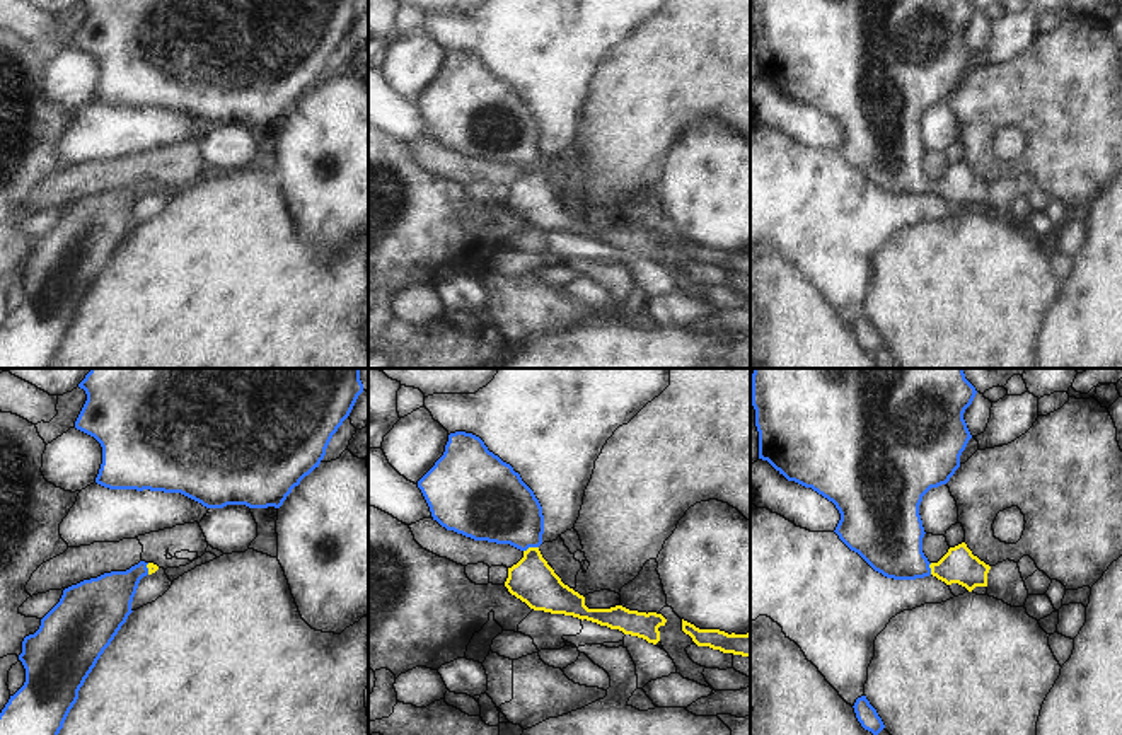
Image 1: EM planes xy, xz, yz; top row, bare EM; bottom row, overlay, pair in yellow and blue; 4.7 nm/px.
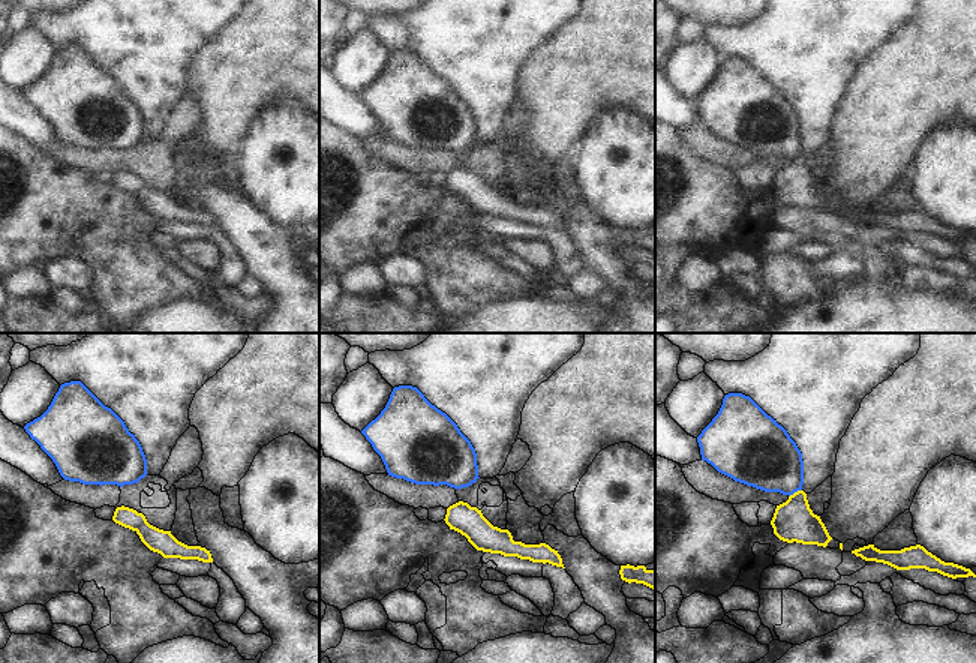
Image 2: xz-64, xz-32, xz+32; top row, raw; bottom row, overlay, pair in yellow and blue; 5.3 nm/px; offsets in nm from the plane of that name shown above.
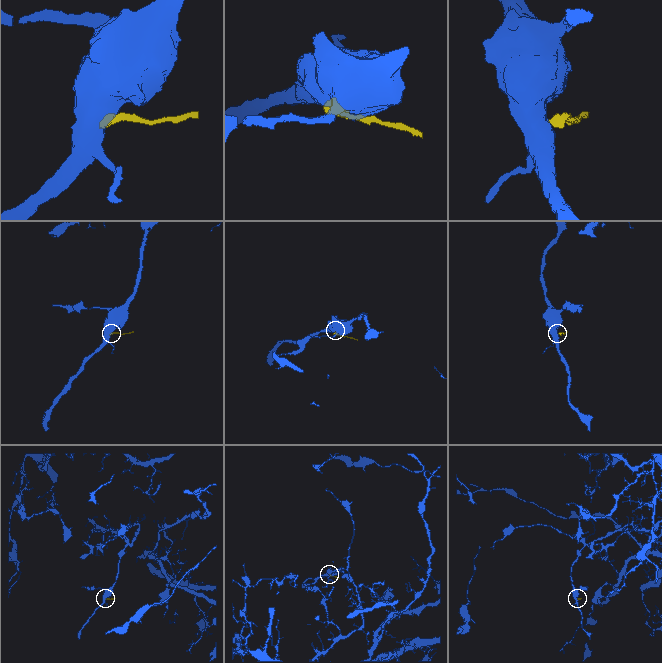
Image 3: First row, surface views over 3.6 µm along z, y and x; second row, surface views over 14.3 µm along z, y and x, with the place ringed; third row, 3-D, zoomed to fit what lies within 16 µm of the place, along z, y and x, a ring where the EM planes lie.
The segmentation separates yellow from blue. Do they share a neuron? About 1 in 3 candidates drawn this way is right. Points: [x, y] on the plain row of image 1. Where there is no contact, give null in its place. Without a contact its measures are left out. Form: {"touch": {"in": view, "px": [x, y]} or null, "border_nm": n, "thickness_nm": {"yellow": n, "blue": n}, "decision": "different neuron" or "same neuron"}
{"touch": {"in": "xz", "px": [531, 166]}, "border_nm": 80, "thickness_nm": {"yellow": 220, "blue": 340}, "decision": "same neuron"}

